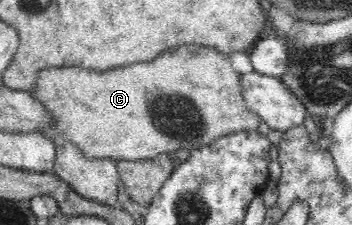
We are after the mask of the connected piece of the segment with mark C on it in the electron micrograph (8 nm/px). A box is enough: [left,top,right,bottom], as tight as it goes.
[32,45,261,161]

